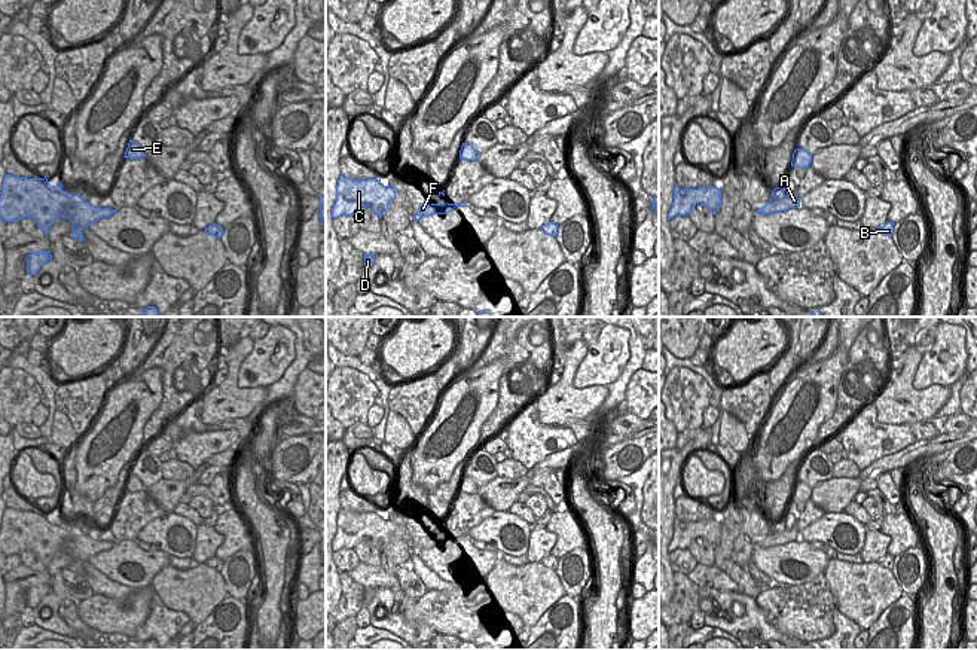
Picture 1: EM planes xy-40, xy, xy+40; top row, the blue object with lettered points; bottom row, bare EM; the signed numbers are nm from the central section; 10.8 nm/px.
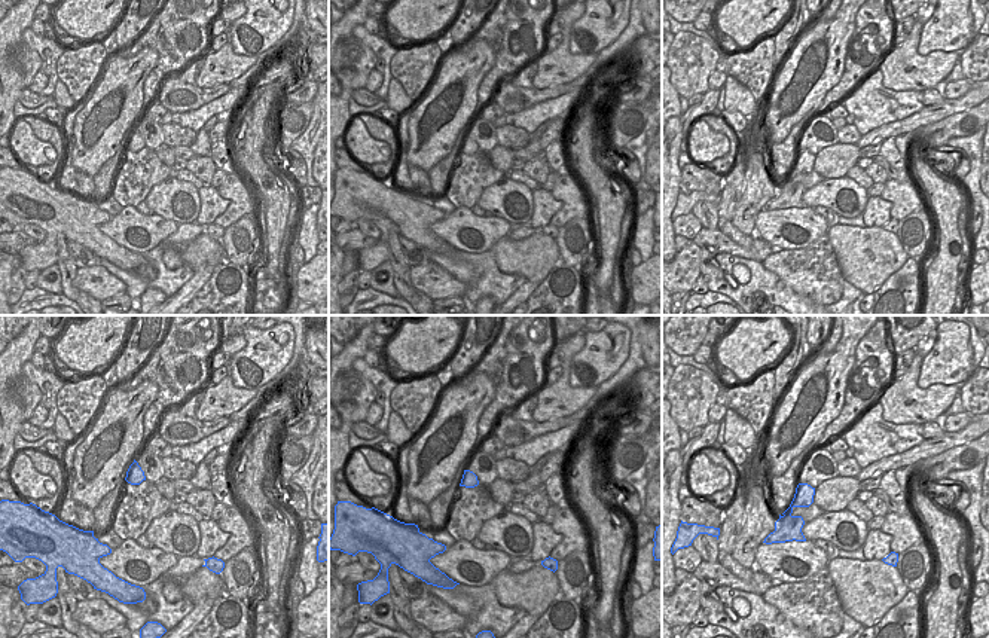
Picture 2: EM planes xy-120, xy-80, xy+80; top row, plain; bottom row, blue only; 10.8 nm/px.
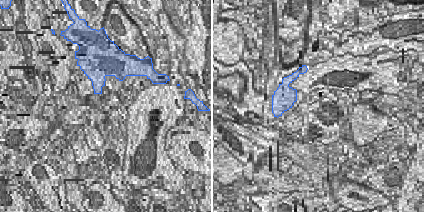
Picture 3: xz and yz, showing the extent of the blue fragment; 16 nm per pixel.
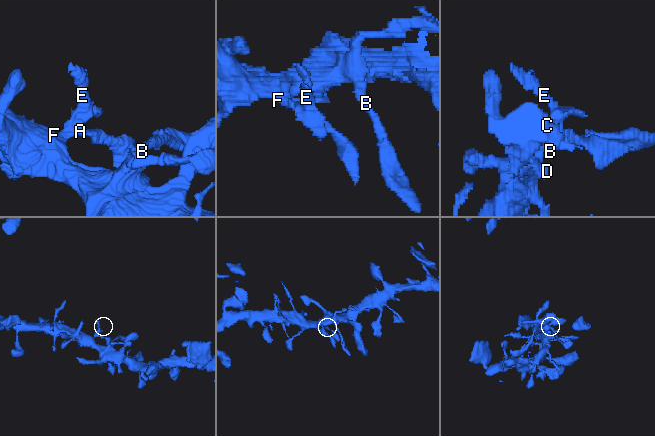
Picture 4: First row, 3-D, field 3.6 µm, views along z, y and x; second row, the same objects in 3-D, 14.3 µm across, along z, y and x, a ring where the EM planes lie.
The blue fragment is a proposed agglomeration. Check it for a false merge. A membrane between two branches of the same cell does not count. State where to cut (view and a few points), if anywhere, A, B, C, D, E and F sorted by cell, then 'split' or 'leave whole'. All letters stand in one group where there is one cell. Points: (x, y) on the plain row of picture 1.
no cut; A B C D E F; leave whole

